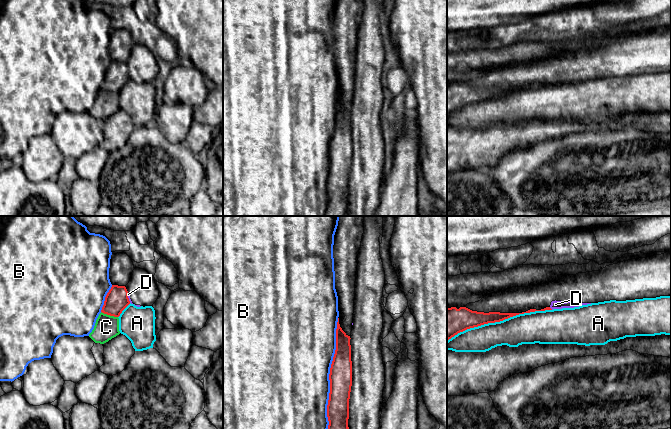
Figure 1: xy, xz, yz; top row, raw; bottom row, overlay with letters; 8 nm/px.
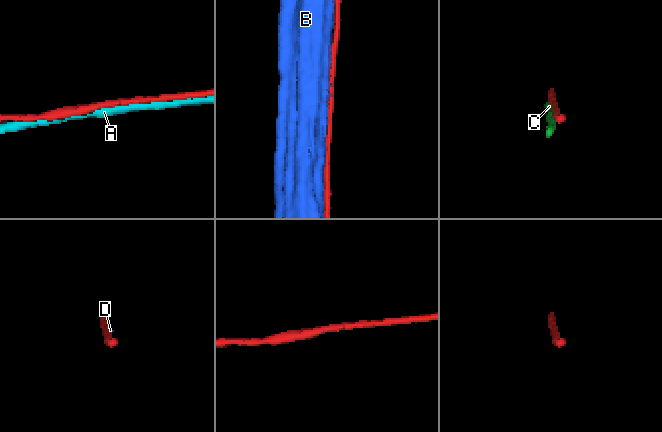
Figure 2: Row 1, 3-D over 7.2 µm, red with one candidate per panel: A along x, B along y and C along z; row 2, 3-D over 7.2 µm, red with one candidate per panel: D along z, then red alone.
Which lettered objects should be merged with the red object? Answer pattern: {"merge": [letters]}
{"merge": ["D"]}

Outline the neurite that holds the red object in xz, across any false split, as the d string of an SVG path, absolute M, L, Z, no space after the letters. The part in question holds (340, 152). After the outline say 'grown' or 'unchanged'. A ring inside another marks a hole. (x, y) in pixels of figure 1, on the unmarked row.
M338 94L336 105L336 126L329 150L330 169L327 181L327 193L329 201L324 216L347 216L348 213L349 175L352 162L350 115L350 112L348 112L340 103Z; unchanged

